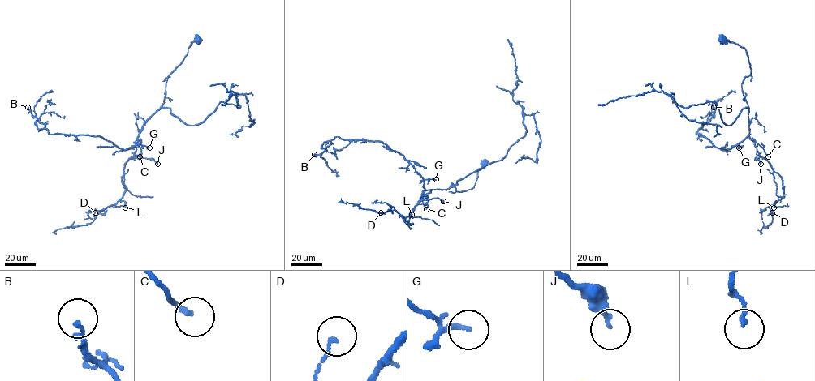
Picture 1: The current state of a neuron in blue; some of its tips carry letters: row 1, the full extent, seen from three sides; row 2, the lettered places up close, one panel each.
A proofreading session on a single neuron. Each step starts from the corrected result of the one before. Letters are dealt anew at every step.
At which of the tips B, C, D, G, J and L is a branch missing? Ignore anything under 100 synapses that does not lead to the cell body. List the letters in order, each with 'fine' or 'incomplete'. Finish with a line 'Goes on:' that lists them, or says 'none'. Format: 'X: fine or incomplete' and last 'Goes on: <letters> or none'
B: fine
C: fine
D: fine
G: fine
J: fine
L: fine
Goes on: none

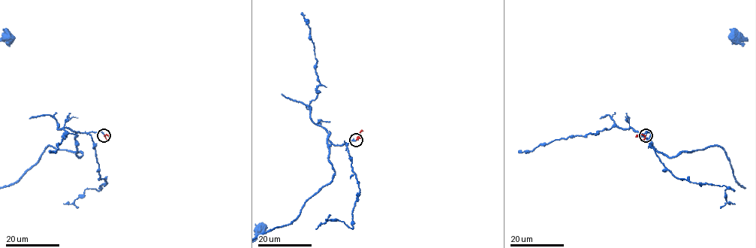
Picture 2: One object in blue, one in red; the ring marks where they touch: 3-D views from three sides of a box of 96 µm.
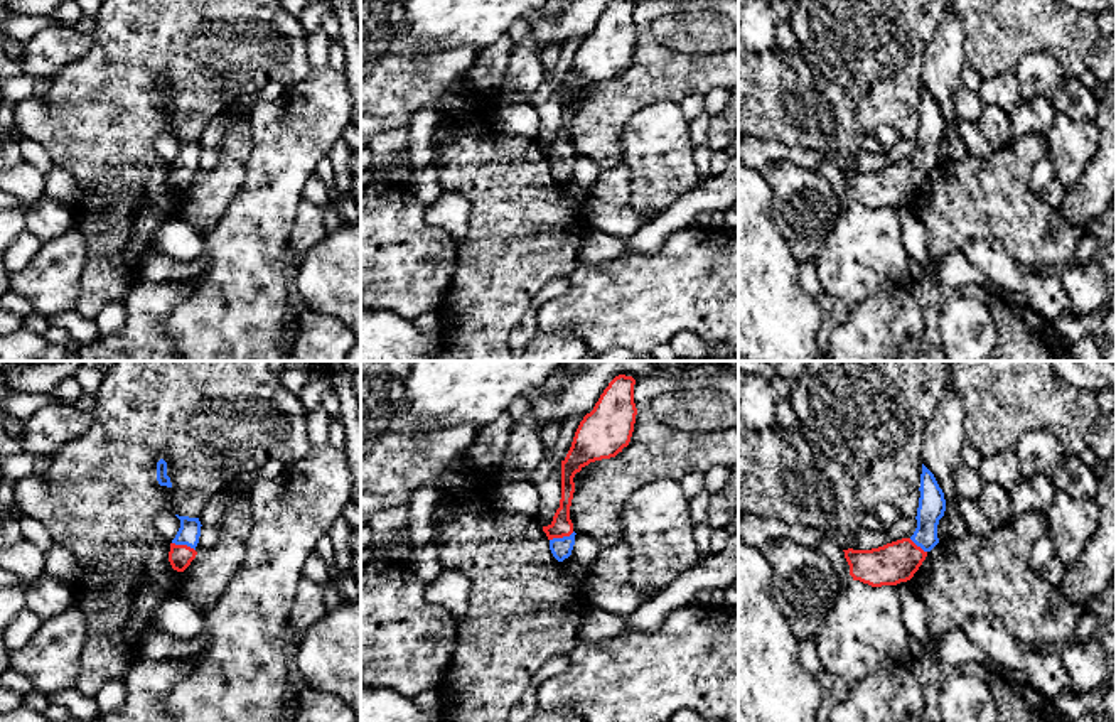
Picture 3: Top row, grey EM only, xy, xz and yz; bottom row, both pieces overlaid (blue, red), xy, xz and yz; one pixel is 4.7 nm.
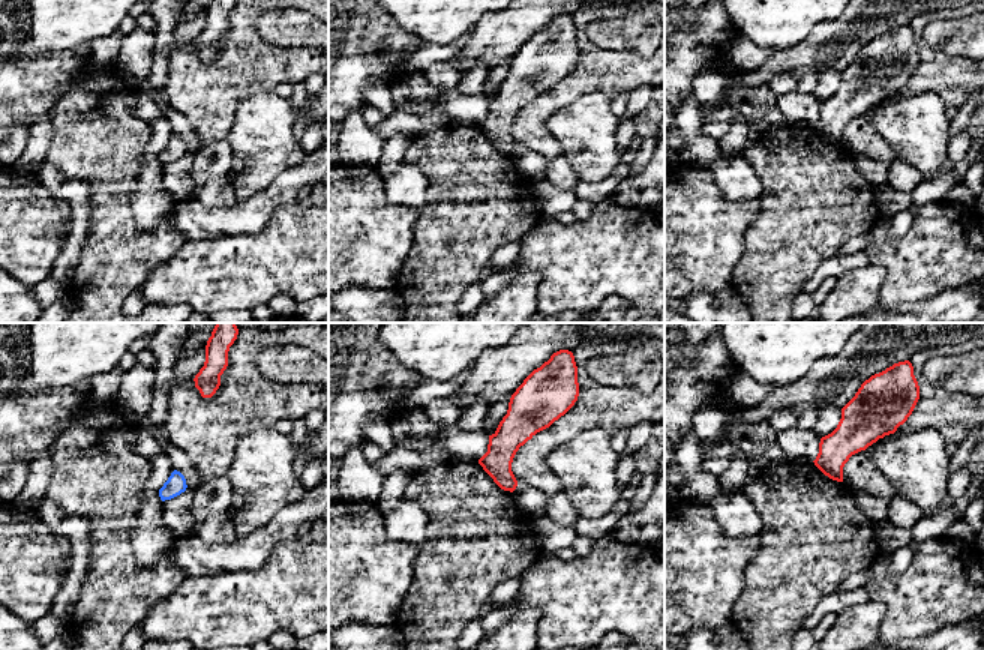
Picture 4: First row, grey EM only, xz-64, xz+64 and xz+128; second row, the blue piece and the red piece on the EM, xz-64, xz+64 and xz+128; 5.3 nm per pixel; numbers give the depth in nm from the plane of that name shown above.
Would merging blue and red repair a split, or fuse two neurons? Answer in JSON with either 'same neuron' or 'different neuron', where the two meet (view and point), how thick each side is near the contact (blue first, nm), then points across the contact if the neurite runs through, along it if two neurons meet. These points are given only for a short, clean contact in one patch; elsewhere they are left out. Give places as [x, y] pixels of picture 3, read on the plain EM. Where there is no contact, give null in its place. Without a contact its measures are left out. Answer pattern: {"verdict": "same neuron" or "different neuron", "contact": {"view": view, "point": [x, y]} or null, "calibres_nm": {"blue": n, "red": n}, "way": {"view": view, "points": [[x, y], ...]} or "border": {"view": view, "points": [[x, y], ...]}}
{"verdict": "same neuron", "contact": {"view": "xz", "point": [563, 159]}, "calibres_nm": {"blue": 100, "red": 100}, "way": {"view": "xz", "points": [[562, 171], [563, 159], [562, 147]]}}

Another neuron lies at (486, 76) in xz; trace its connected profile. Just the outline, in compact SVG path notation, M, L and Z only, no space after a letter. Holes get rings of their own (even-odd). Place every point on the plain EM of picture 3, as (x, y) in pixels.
M497 42L491 47L475 49L475 62L464 76L465 84L475 94L496 96L504 93L504 76L511 44Z

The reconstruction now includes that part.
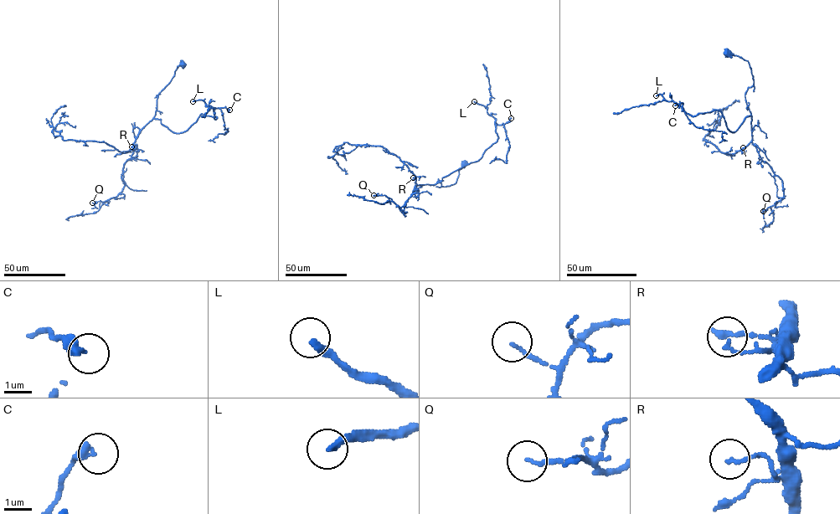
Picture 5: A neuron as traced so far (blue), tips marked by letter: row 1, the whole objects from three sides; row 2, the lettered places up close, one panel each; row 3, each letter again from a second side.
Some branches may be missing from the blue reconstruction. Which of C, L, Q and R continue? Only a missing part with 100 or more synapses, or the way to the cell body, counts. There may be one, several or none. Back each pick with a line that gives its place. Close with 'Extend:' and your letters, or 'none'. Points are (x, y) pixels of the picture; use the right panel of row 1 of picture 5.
L: Place: (656, 95)
Extend: L

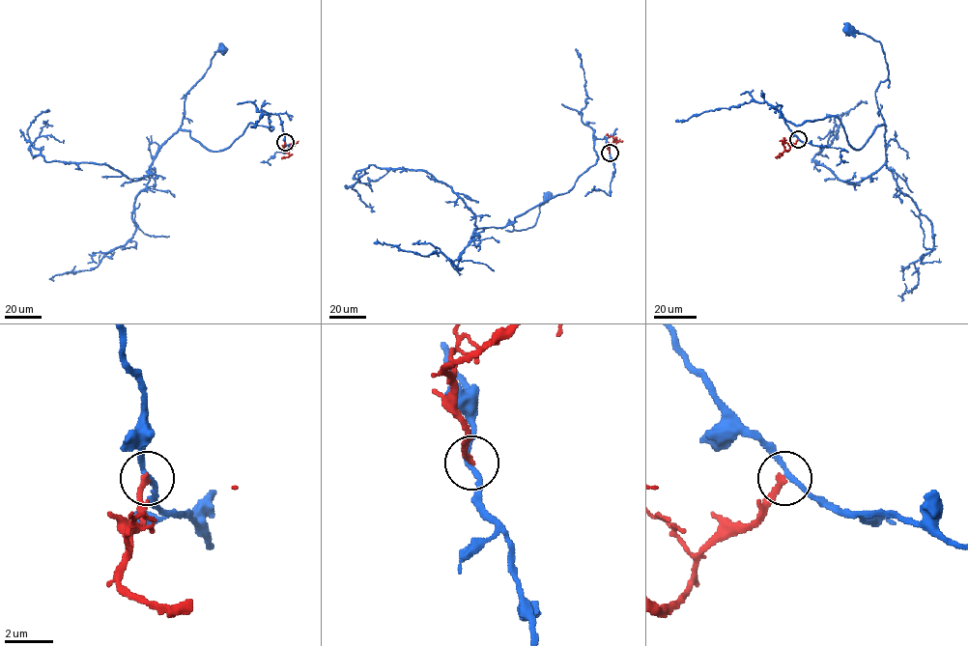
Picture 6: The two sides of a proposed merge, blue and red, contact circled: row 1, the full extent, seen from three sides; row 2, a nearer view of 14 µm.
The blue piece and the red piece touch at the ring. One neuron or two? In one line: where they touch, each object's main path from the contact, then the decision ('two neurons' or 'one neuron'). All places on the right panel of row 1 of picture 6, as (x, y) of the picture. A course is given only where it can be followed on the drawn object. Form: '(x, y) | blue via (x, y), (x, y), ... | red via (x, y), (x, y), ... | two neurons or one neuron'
(798, 139) | blue via (798, 139), (777, 106), (797, 126), (836, 116), (854, 149), (884, 123), (881, 44), (847, 30) | red via (798, 139), (786, 151), (782, 144), (783, 137) | two neurons

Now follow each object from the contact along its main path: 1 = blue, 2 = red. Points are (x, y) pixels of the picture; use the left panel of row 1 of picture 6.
1: (285, 142), (272, 114), (271, 130), (250, 123), (219, 151), (180, 128), (186, 94), (222, 49)
2: (285, 143), (283, 151), (287, 153), (298, 141)

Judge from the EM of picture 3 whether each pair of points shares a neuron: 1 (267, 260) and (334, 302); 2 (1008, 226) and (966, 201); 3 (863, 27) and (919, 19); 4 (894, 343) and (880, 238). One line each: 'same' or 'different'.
1: different
2: same
3: same
4: same

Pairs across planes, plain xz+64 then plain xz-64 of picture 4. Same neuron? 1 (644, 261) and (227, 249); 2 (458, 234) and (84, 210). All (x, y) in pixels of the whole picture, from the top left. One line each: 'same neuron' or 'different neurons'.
1: same neuron
2: different neurons

